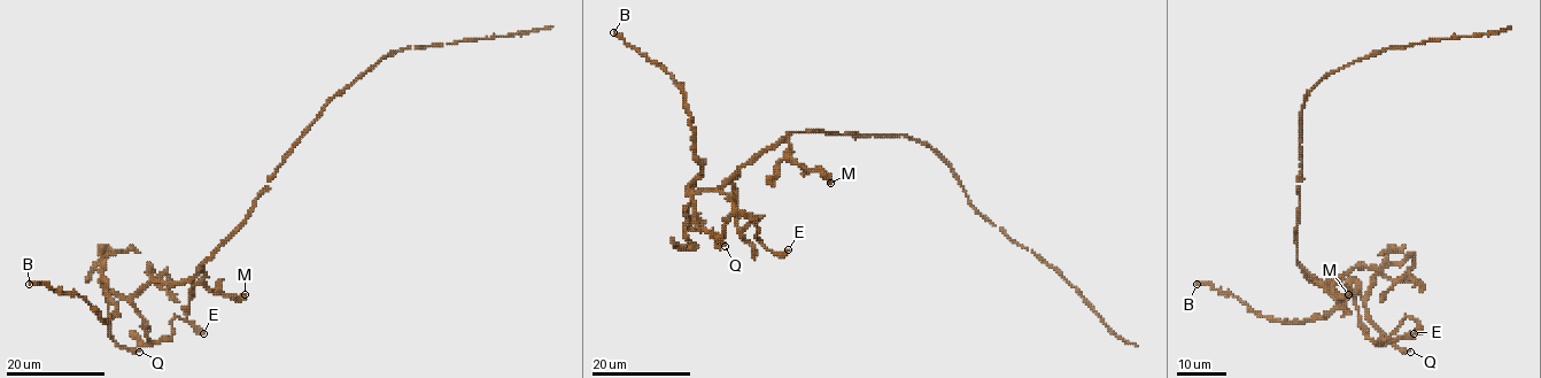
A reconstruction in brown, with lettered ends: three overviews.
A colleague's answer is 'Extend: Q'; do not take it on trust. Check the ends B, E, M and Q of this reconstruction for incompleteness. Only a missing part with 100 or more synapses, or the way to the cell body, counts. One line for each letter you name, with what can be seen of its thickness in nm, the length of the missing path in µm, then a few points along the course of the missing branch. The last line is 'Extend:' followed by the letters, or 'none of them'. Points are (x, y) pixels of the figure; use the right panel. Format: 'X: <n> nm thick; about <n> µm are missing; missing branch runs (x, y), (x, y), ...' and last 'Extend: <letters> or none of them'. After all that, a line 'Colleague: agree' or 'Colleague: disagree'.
Extend: none of them
Colleague: disagree

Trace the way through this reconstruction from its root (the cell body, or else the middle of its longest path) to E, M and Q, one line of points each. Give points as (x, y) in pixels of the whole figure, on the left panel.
E: (261, 194), (247, 218), (192, 278), (149, 283), (132, 300), (153, 341), (170, 337), (175, 317), (203, 333)
M: (261, 194), (247, 218), (202, 267), (202, 282), (209, 288), (237, 299), (245, 294)
Q: (261, 194), (247, 218), (192, 278), (149, 283), (132, 296), (107, 294), (108, 334), (121, 346), (139, 352)

